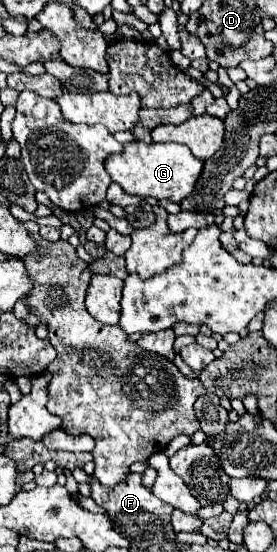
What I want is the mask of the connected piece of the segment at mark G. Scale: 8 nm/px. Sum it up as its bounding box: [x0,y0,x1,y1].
[106,142,202,202]

